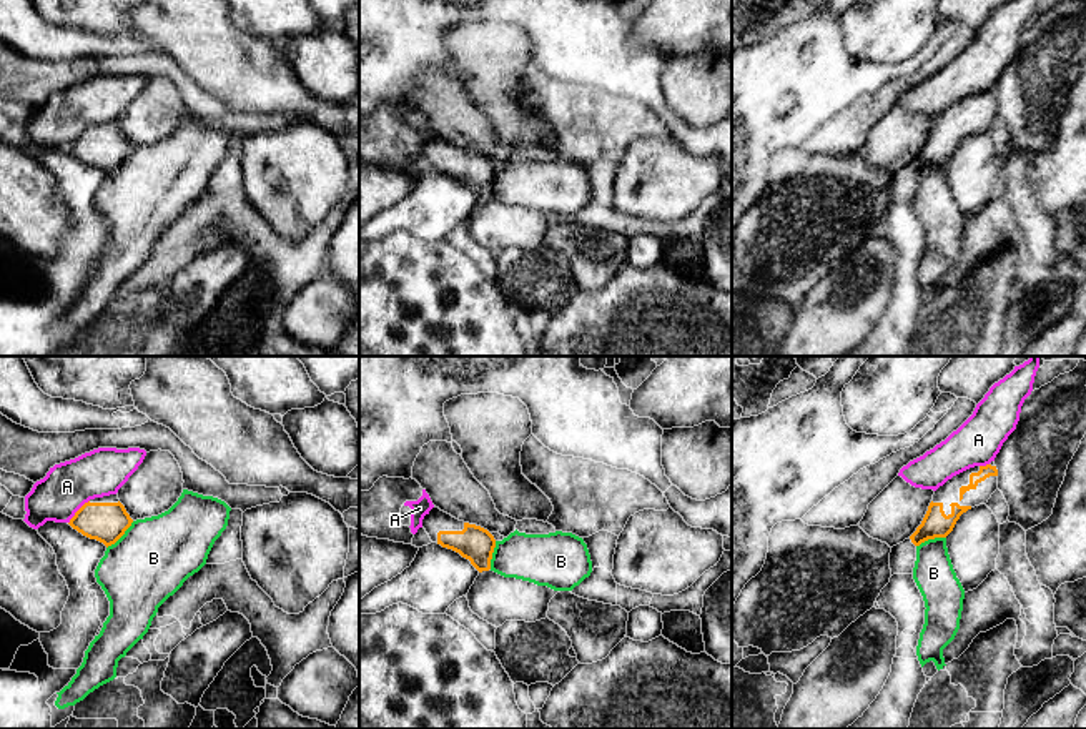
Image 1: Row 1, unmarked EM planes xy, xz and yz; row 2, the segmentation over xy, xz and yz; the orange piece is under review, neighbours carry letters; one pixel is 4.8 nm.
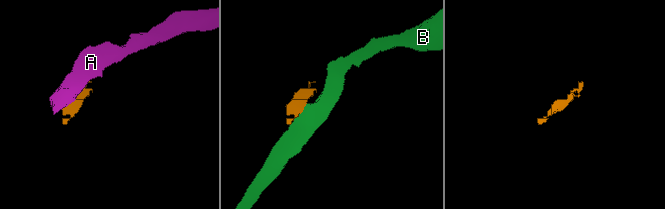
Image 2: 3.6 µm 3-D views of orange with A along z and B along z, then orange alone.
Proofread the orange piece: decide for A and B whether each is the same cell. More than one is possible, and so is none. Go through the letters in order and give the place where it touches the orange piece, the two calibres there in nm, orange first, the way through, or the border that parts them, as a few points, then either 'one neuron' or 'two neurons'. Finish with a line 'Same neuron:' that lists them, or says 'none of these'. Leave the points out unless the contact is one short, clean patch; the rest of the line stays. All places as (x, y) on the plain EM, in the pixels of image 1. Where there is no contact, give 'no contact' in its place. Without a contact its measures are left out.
A: meets orange in xy at (77, 138); 190 nm thick on the orange side, 240 nm on the other; two neurons
B: meets orange in xy at (120, 163); 190 nm thick on the orange side, 380 nm on the other; border along xy (133, 148), (107, 175); two neurons
Same neuron: none of these

